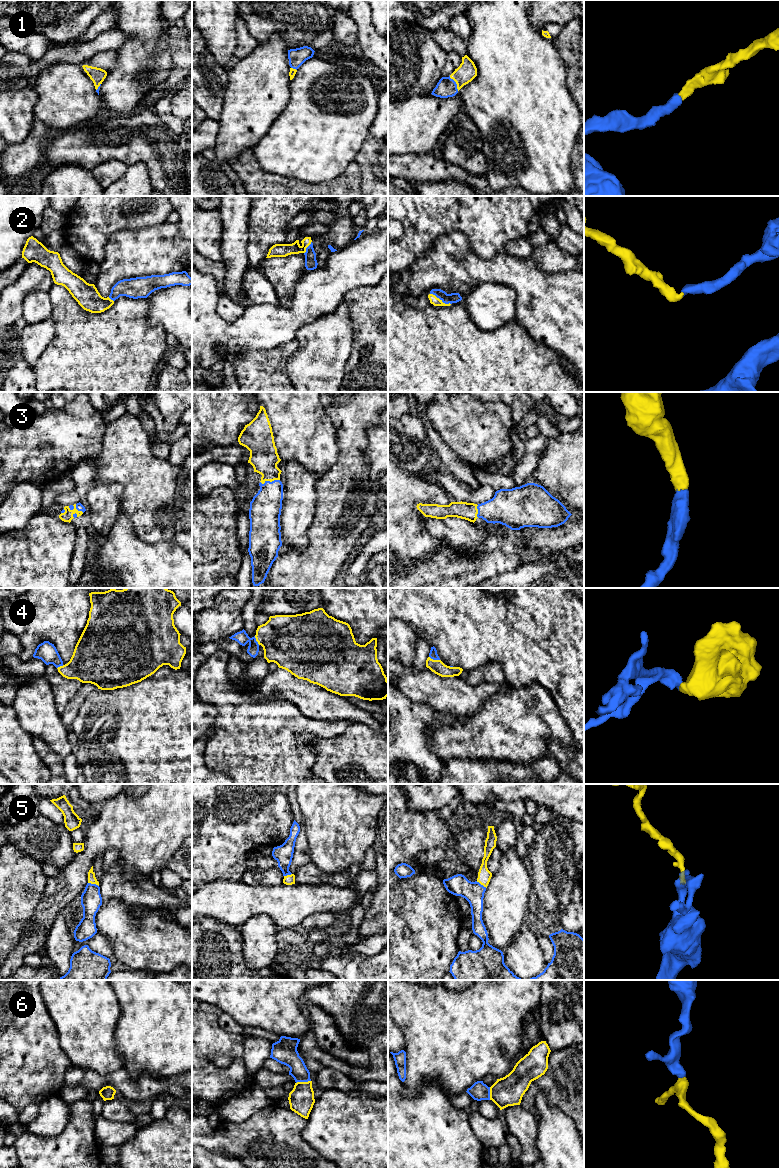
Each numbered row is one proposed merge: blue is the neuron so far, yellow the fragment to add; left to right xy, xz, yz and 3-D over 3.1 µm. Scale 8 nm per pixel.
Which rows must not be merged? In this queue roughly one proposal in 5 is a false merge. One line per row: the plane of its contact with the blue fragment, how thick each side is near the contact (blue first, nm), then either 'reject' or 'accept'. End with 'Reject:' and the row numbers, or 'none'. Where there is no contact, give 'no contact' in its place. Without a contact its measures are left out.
1: meets blue in yz; 160 nm thick on the blue side, 160 nm on the other; accept
2: meets blue in yz; 80 nm thick on the blue side, 70 nm on the other; accept
3: meets blue in xy; 60 nm thick on the blue side, 90 nm on the other; accept
4: meets blue in yz; 70 nm thick on the blue side, 110 nm on the other; accept
5: meets blue in xy; 170 nm thick on the blue side, 70 nm on the other; accept
6: meets blue in xz; 160 nm thick on the blue side, 200 nm on the other; accept
Reject: none

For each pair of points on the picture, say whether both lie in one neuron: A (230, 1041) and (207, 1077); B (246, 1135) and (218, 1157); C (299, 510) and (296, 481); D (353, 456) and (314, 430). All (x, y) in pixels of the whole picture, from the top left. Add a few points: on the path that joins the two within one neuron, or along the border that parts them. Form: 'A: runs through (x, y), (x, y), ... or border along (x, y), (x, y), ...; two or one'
A: runs through (218, 1042), (203, 1056), (203, 1065); one
B: border along (202, 1146), (208, 1150), (222, 1150), (233, 1157); two
C: runs through (299, 503), (299, 488); one
D: border along (332, 423), (335, 429), (338, 457), (328, 468); two

